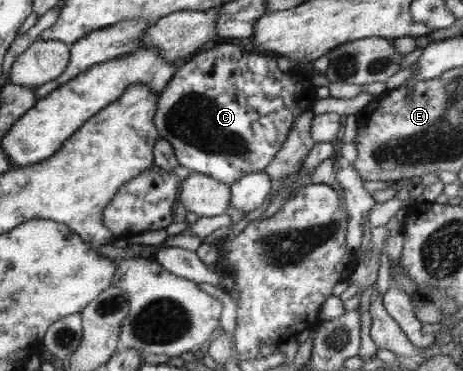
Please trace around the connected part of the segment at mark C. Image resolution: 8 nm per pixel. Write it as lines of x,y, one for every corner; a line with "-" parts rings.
222,41
221,44
217,43
216,46
213,44
209,51
199,51
197,55
195,54
191,57
189,63
185,63
183,67
177,69
173,80
167,85
164,92
159,95
158,113
156,113
155,123
158,127
160,137
169,141
173,146
175,158
181,166
187,168
190,172
206,174
208,177
214,178
217,181
231,185
245,175
264,172
267,166
271,165
271,162
274,161
274,158
281,151
282,145
289,139
289,133
292,131
295,121
302,113
307,113
307,110
311,110
315,99
317,97
315,97
315,85
313,85
313,81
311,79
299,79
293,71
283,73
277,67
277,57
274,55
245,51
241,45

